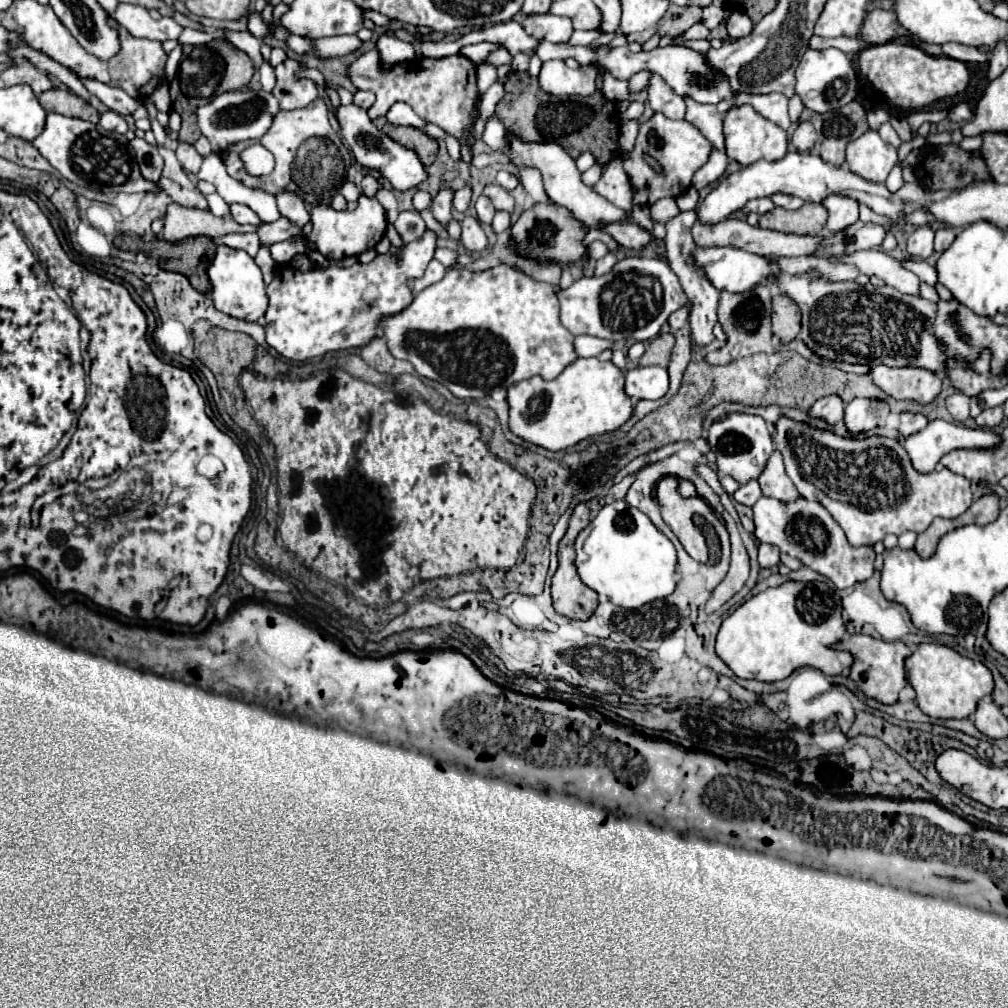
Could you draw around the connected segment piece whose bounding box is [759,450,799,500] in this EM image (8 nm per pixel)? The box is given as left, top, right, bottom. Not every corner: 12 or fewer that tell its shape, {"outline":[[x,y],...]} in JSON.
{"outline":[[777,450],[769,456],[759,484],[765,496],[799,498]]}

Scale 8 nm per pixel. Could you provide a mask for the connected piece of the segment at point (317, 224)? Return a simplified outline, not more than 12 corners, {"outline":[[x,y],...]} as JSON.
{"outline":[[313,206],[309,240],[331,258],[359,256],[385,236],[385,208]]}

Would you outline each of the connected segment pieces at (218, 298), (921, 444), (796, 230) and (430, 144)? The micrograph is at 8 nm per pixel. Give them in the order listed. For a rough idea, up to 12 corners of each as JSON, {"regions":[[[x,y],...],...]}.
{"regions":[[[217,246],[207,270],[215,308],[247,322],[267,312],[263,272]],[[931,420],[905,438],[915,470],[933,472],[955,448],[991,448],[983,428]],[[807,202],[797,210],[773,208],[759,226],[793,234],[819,234],[829,212]],[[385,124],[383,132],[433,164],[437,140],[413,126]]]}

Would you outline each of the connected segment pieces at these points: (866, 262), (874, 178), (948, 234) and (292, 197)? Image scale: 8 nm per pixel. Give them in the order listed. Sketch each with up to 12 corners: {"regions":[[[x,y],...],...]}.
{"regions":[[[871,248],[827,258],[853,264],[901,294],[921,296],[921,280],[891,254]],[[877,130],[847,146],[851,172],[885,182],[897,150]],[[953,228],[935,230],[935,250],[945,252],[957,232]],[[281,192],[277,206],[281,216],[303,228],[309,212],[297,192]]]}

